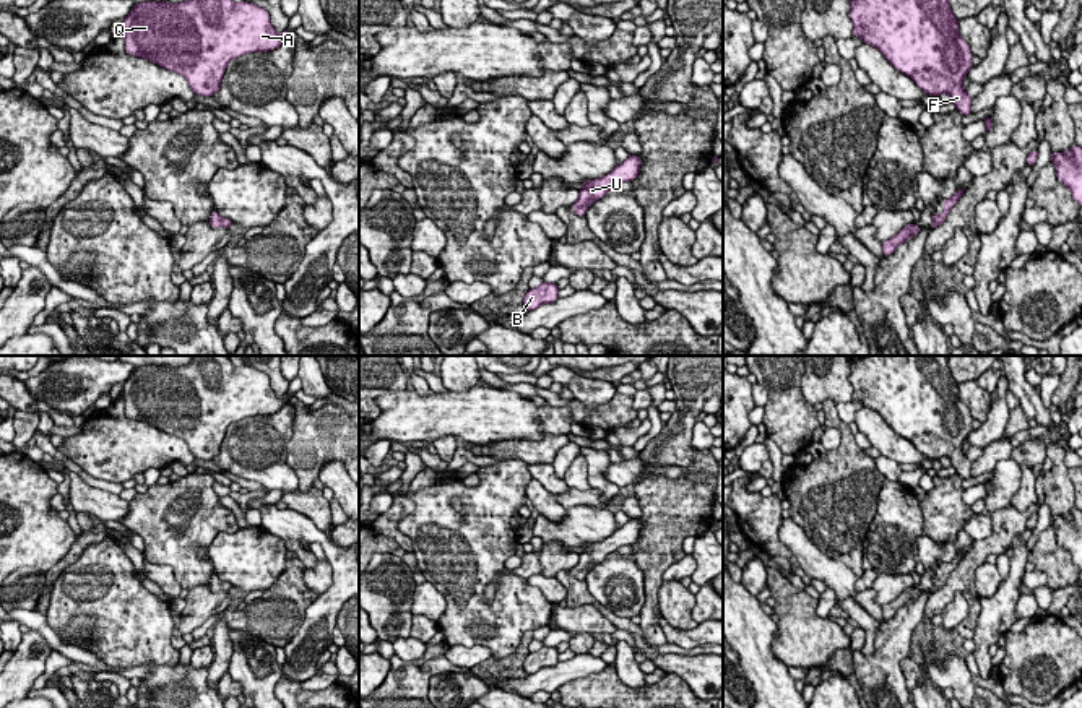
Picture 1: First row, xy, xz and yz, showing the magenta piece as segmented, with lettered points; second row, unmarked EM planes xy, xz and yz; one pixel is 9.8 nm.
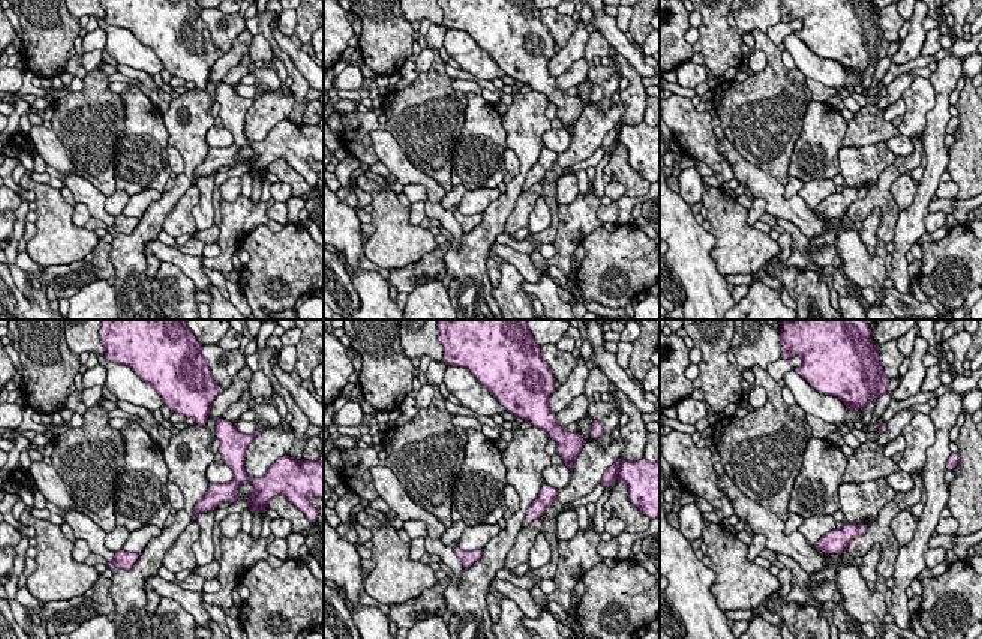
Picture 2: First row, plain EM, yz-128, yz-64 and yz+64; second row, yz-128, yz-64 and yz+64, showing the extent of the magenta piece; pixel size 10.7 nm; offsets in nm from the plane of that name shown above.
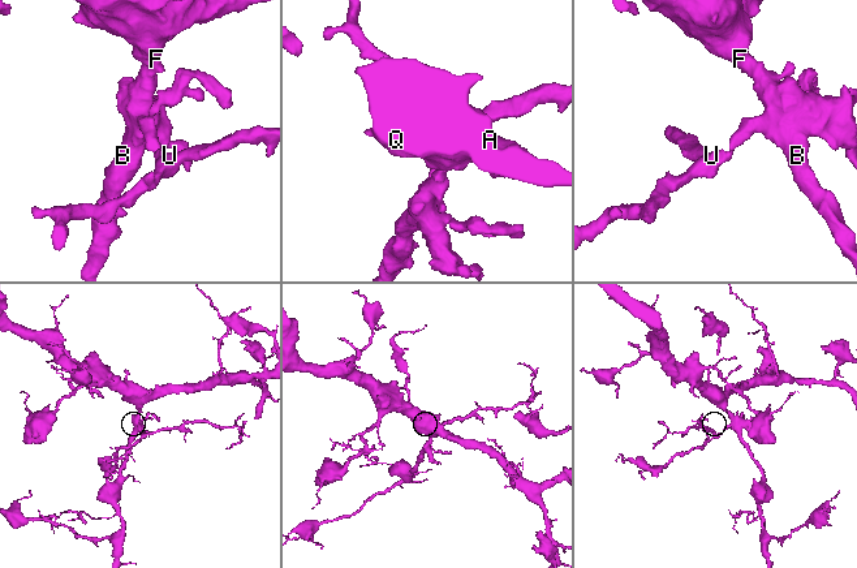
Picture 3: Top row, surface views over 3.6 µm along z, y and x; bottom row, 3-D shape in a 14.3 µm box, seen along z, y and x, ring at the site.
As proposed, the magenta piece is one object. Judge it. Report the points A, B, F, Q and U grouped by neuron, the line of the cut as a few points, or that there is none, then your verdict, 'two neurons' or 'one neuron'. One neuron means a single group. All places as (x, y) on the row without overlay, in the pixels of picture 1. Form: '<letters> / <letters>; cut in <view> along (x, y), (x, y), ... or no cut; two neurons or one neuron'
A B F Q U; no cut; one neuron

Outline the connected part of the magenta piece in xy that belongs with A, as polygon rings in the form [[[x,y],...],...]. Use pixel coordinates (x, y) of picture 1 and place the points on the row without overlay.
[[[193,356],[193,360],[182,367],[141,365],[135,367],[123,382],[123,404],[128,419],[146,422],[166,434],[180,437],[195,458],[210,461],[221,451],[227,427],[252,416],[268,416],[288,404],[289,395],[278,398],[270,385],[270,377],[249,365],[236,367],[227,356]]]

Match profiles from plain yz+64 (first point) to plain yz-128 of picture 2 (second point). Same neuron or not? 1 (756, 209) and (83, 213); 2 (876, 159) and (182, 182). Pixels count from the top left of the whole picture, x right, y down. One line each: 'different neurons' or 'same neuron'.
1: same neuron
2: different neurons

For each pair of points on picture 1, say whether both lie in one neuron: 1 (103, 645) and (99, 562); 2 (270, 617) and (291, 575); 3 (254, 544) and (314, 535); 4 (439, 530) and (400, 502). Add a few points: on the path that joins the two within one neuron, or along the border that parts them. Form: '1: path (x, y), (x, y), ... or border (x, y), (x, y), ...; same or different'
1: path (104, 624), (103, 583); same
2: path (280, 608), (289, 596), (289, 585); same
3: border (260, 525), (283, 541); different
4: border (406, 496), (415, 509), (398, 528), (413, 548); different

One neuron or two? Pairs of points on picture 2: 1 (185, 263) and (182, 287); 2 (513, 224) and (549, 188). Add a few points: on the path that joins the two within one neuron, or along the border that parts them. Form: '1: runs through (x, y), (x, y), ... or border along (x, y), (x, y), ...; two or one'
1: border along (161, 260), (174, 263), (197, 287); two
2: runs through (520, 213), (523, 204), (538, 189); one

